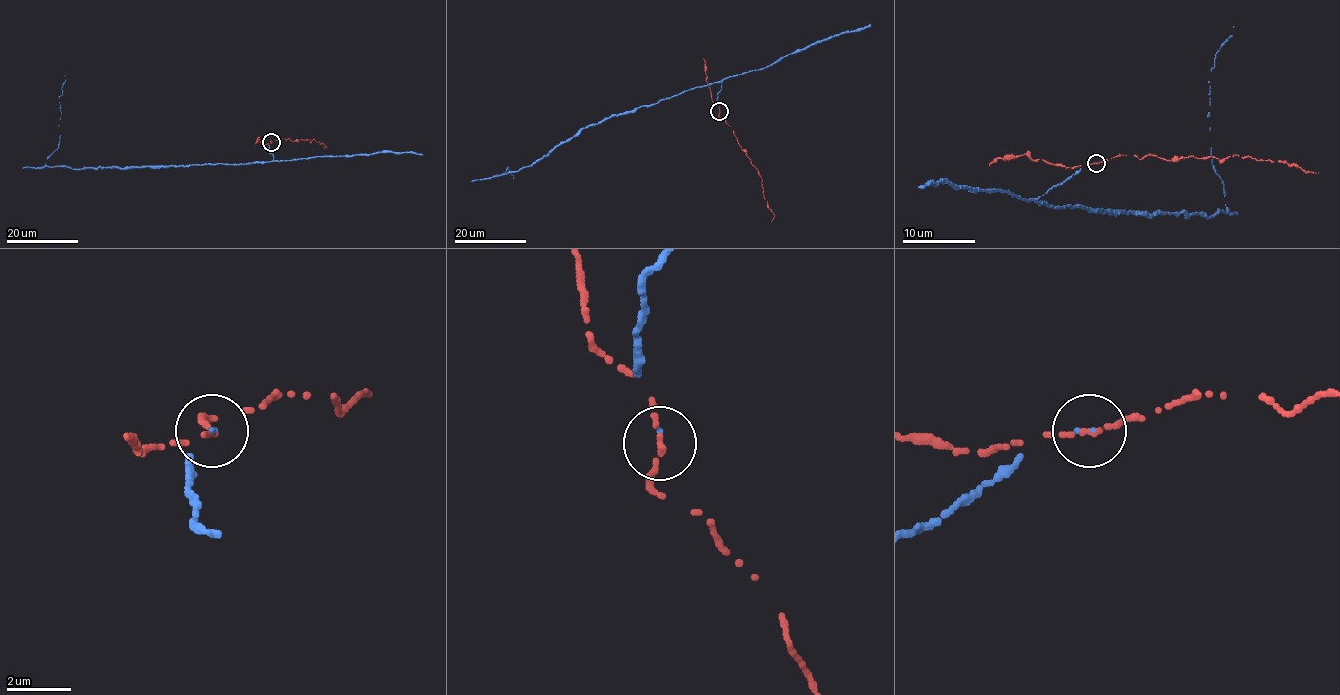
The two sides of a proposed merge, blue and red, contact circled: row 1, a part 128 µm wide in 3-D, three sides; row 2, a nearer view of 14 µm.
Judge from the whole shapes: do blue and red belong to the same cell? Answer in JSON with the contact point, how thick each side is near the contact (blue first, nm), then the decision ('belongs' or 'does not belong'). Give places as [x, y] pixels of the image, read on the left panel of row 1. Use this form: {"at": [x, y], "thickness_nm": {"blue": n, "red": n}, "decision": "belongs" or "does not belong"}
{"at": [271, 142], "thickness_nm": {"blue": 70, "red": 140}, "decision": "does not belong"}

